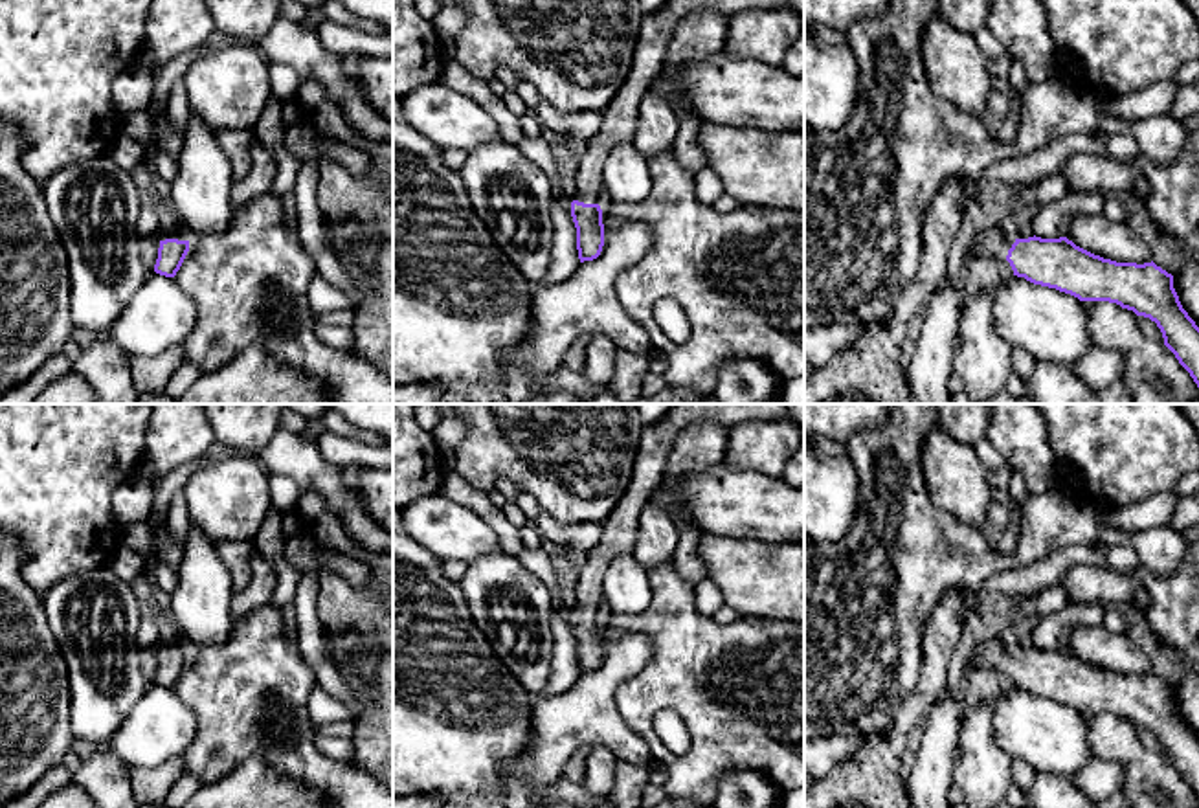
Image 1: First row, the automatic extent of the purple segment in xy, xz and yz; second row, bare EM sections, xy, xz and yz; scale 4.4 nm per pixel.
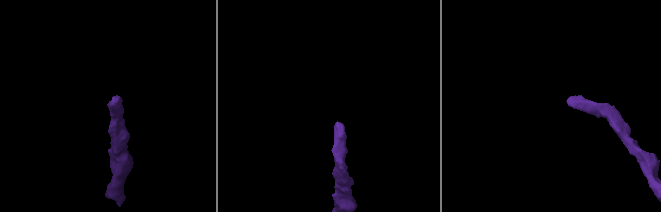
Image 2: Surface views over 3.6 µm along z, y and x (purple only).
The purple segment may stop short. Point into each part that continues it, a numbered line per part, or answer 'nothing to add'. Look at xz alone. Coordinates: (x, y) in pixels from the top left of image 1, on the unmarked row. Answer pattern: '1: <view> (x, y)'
1: xz (619, 529)

